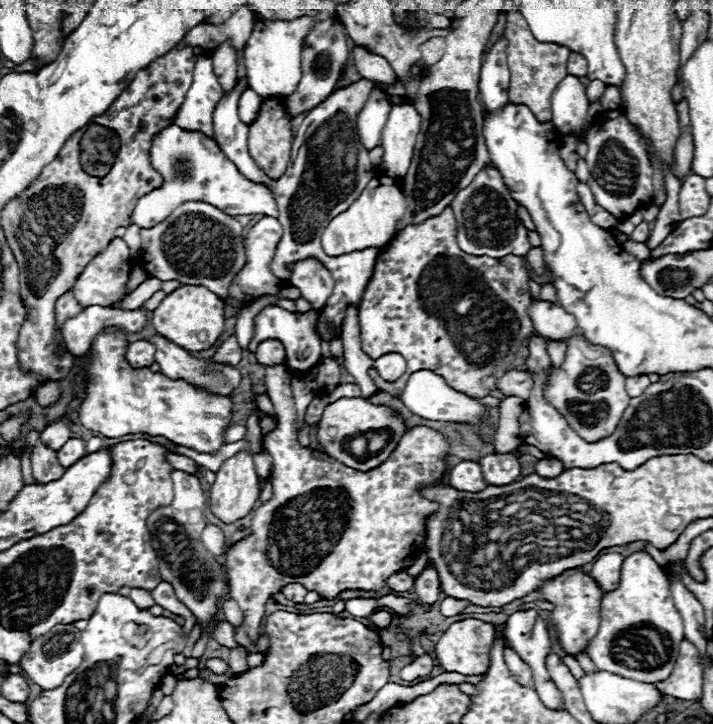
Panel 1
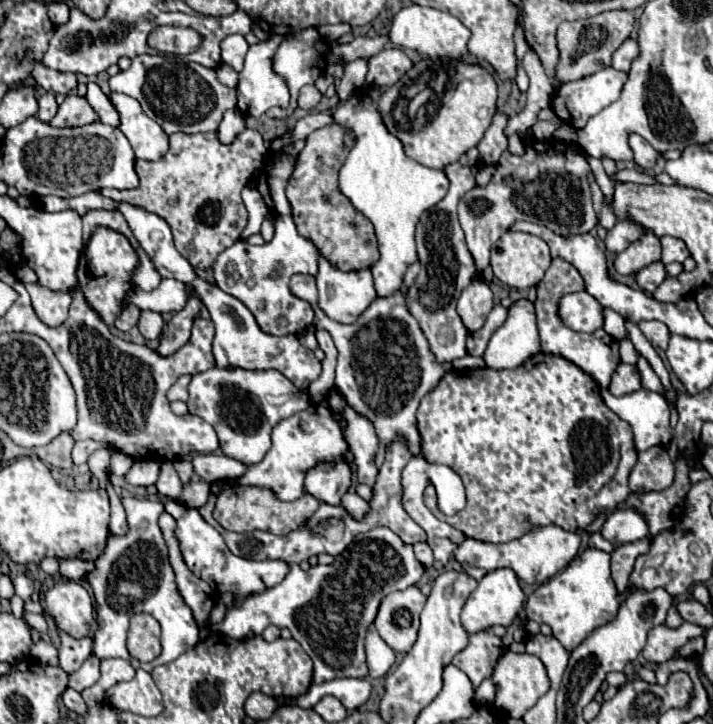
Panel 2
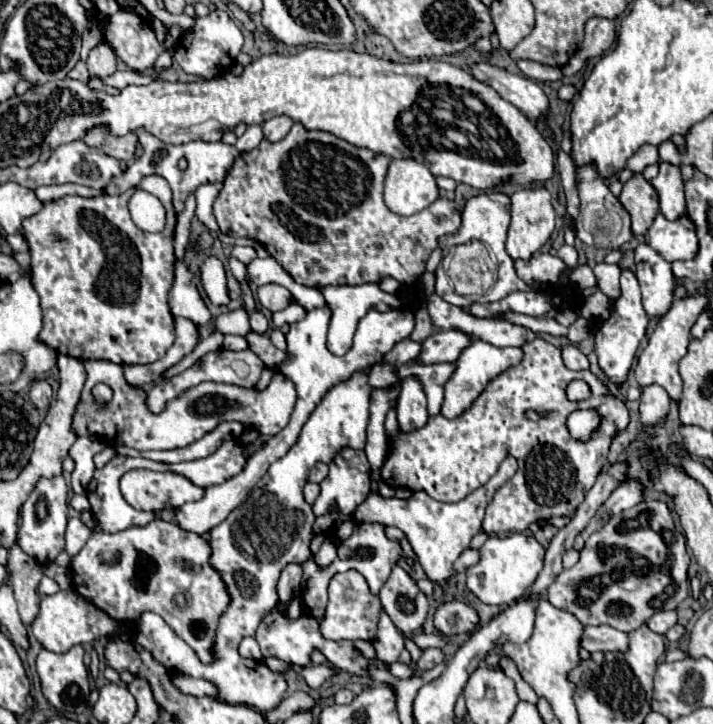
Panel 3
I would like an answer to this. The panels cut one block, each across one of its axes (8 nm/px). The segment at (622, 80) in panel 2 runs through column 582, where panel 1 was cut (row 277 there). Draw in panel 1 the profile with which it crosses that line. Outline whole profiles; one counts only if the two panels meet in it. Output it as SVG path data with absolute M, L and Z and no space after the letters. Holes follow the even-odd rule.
M114 238L108 248L96 254L82 274L78 276L76 284L72 286L74 298L80 306L110 306L122 294L122 284L132 268L130 248L122 238Z

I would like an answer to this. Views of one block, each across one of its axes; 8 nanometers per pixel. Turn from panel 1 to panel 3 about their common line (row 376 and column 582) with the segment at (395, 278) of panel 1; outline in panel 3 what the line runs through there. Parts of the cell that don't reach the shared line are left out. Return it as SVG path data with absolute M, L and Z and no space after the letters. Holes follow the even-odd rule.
M536 338L534 342L526 342L522 346L524 360L496 376L484 392L476 398L476 402L454 420L438 416L430 416L428 424L420 430L414 430L410 434L398 432L392 438L392 452L382 468L382 480L388 486L408 486L410 490L426 490L428 496L440 502L458 502L462 496L468 496L476 488L476 484L484 484L500 466L500 458L514 456L520 464L516 476L508 484L500 488L500 492L494 496L494 500L488 504L486 518L484 518L484 532L486 534L498 534L498 532L524 532L530 528L530 524L544 522L554 516L572 516L586 492L594 486L596 476L600 474L600 468L606 462L606 454L610 448L610 440L618 430L624 430L628 426L628 410L622 400L608 394L608 388L590 372L572 372L566 370L562 362L562 354L556 346L548 344L542 338ZM572 380L584 380L590 386L590 398L580 402L570 402L566 398L566 386ZM584 408L598 408L602 414L602 426L598 428L598 434L590 438L590 442L578 442L570 438L566 430L566 414L574 410ZM524 410L536 410L540 414L538 422L532 422L524 416Z

